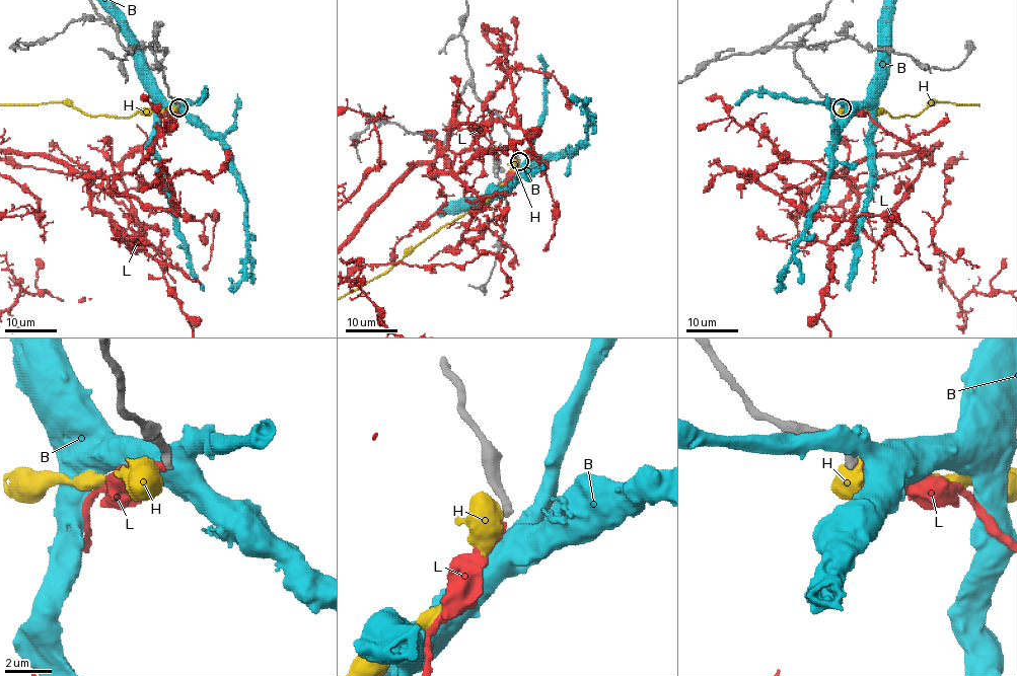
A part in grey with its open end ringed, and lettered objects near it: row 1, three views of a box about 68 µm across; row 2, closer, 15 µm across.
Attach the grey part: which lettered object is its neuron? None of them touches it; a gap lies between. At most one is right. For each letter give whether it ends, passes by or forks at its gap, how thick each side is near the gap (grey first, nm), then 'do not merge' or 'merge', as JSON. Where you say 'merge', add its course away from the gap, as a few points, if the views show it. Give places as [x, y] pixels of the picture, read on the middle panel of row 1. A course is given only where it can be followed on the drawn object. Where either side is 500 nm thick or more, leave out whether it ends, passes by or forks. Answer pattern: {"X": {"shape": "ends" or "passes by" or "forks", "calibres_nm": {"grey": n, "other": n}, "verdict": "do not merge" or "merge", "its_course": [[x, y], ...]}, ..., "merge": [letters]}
{"B": {"calibres_nm": {"grey": 360, "other": 750}, "verdict": "do not merge"}, "H": {"calibres_nm": {"grey": 360, "other": 850}, "verdict": "do not merge"}, "L": {"shape": "ends", "calibres_nm": {"grey": 360, "other": 280}, "verdict": "do not merge"}, "merge": []}

